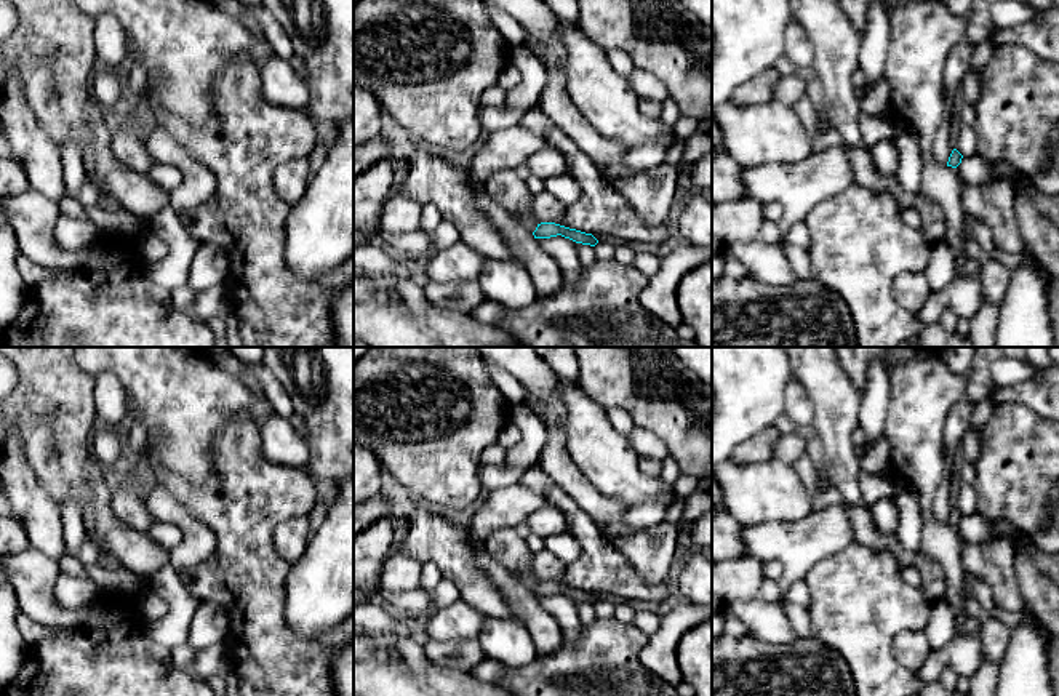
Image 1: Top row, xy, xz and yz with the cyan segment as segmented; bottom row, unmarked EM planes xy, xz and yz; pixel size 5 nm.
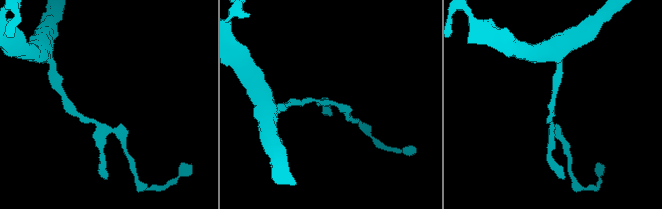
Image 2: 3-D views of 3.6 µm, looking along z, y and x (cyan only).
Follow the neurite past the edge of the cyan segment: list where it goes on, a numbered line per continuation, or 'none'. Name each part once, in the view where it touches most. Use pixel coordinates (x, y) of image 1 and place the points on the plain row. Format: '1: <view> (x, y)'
none

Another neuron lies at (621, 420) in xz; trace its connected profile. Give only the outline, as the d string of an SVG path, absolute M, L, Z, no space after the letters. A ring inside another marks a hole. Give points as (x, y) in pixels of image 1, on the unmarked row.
M621 408L608 410L608 418L614 430L622 435L627 435L630 429L635 426L632 421L632 416L625 410L621 410Z

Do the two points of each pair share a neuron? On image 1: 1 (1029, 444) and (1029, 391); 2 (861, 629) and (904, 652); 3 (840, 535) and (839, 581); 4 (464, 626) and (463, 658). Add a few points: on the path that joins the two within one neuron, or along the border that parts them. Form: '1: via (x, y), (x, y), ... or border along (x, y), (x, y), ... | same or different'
1: border along (995, 405), (1024, 404), (1042, 416) | different
2: border along (922, 628), (899, 631), (891, 644), (912, 672) | different
3: border along (853, 541), (837, 552), (823, 557), (808, 572) | different
4: border along (429, 637), (439, 642), (477, 639) | different

